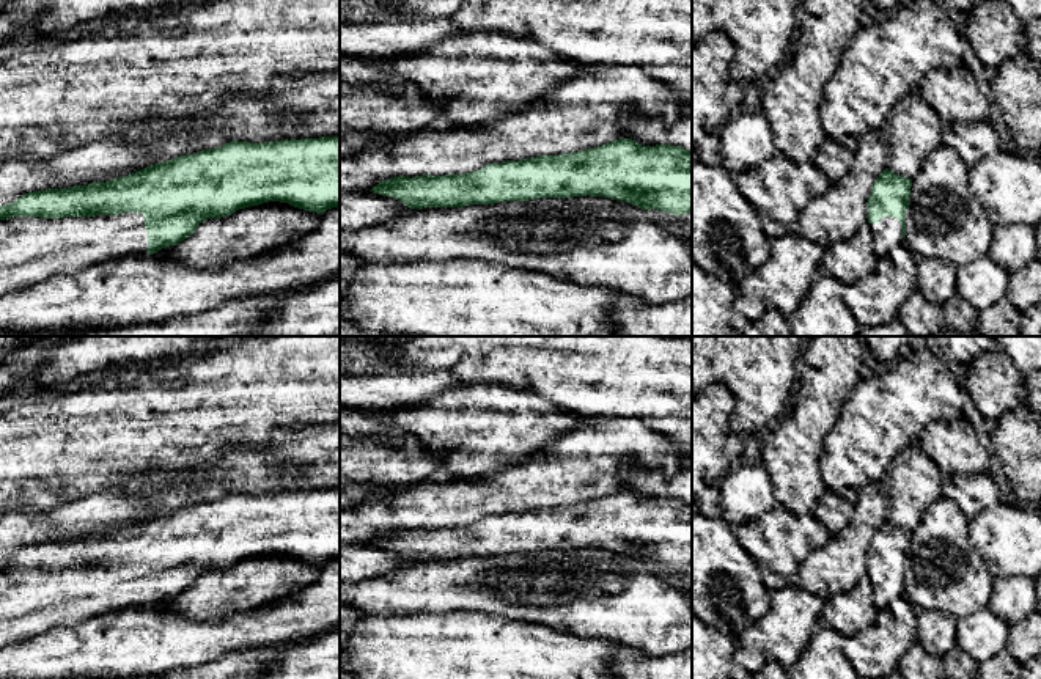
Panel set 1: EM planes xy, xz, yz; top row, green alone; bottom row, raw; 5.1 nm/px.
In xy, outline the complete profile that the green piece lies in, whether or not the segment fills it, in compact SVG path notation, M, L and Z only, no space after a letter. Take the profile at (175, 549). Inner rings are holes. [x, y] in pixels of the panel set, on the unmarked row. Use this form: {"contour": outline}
{"contour": "M340 489L267 495L230 494L112 533L25 545L14 555L0 558L0 648L99 615L154 607L187 591L208 571L226 569L269 553L288 555L316 566L340 560Z"}

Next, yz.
{"contour": "M885 520L871 539L868 550L868 578L877 610L887 608L893 599L904 597L906 563L909 560L912 531Z"}

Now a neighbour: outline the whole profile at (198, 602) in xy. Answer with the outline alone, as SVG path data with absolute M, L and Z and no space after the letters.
M269 553L201 574L193 586L164 602L160 610L187 619L220 619L310 586L319 574L321 566Z

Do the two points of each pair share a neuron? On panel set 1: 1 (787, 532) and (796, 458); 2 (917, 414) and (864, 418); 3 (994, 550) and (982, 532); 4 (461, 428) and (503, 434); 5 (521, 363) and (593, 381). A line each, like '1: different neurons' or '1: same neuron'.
1: different neurons
2: same neuron
3: same neuron
4: same neuron
5: same neuron

